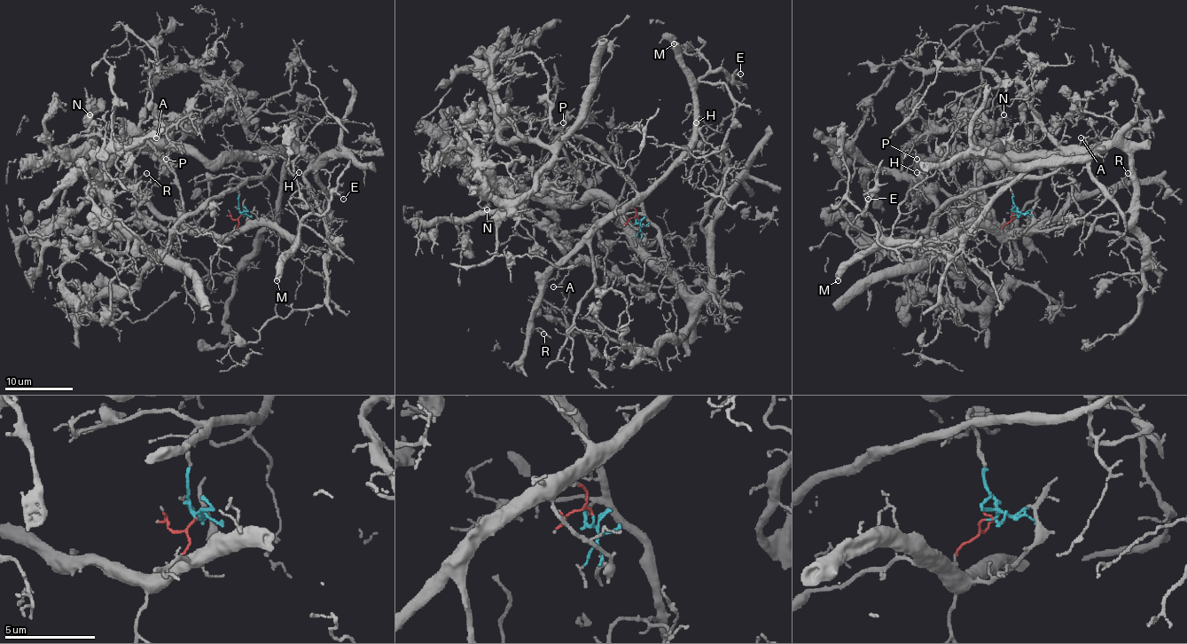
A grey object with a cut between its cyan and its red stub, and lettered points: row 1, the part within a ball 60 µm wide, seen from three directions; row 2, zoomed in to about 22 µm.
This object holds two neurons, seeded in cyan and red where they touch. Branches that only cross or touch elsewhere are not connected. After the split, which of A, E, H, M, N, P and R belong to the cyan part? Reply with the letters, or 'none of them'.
A, N, P

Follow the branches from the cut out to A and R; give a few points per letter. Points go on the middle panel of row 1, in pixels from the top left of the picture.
A: (639, 220), (658, 231), (665, 266), (604, 200), (527, 199), (524, 208), (570, 264), (552, 286)
R: (639, 220), (632, 207), (612, 212), (551, 271), (533, 320), (533, 325), (544, 333)

